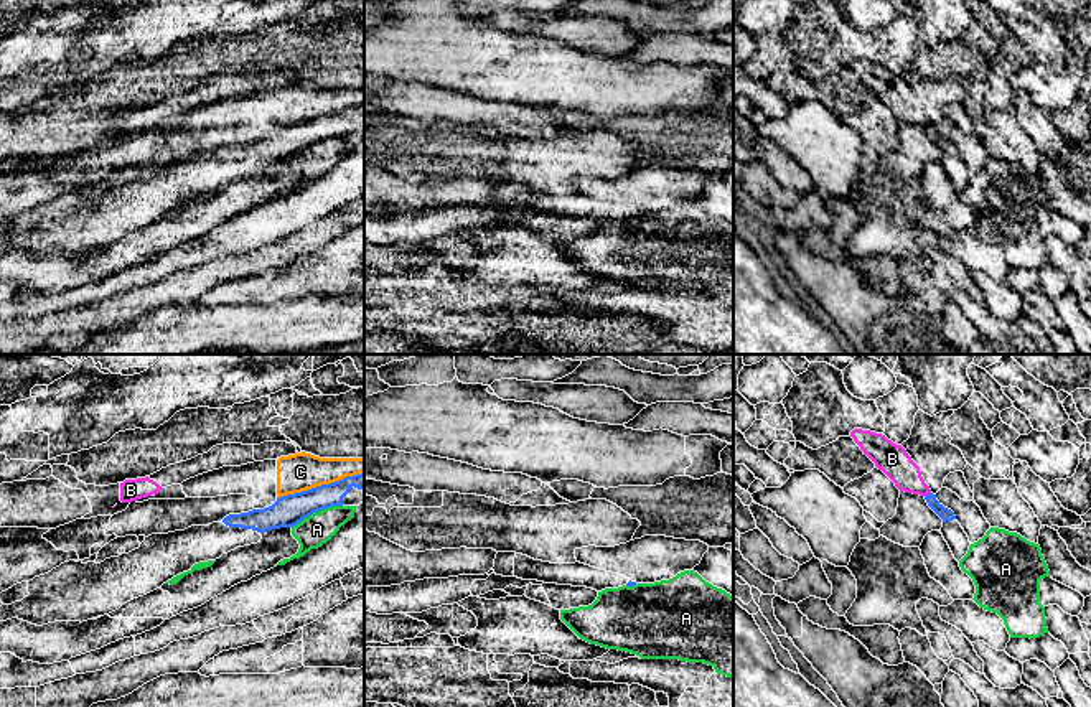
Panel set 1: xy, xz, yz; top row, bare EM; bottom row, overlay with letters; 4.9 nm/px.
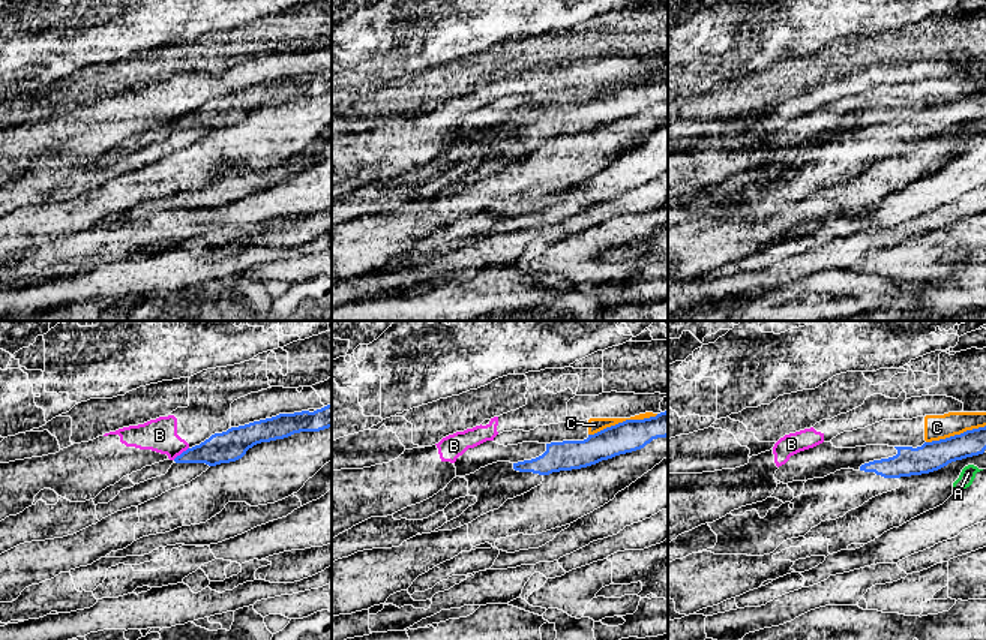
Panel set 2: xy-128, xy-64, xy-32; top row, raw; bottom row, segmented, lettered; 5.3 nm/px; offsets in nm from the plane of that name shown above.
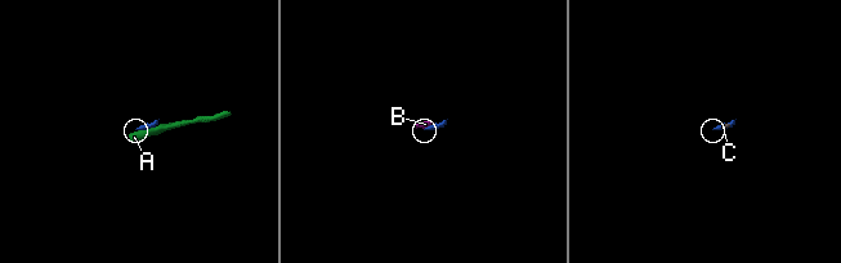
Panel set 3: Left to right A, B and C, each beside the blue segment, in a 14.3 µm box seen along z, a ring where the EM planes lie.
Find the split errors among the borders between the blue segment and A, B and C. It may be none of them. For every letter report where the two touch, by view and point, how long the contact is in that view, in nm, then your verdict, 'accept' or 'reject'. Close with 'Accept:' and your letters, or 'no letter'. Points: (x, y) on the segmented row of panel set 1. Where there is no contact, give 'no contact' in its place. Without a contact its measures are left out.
A: xy (317, 511) | 280 nm | reject
B: yz (927, 495) | 40 nm | reject
C: xy (322, 485) | 440 nm | reject
Accept: no letter

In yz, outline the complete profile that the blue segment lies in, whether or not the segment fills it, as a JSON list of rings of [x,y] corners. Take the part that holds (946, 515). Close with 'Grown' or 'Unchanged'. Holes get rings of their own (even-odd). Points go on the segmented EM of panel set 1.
[[[929,493],[925,496],[928,506],[943,519],[941,534],[948,542],[954,559],[959,562],[969,550],[969,537],[956,521],[956,516],[951,509],[944,508],[938,499],[936,494]]]. Grown

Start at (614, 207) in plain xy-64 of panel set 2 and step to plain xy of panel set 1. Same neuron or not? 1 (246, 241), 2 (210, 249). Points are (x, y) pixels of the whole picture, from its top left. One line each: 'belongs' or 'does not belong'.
1: does not belong
2: does not belong

